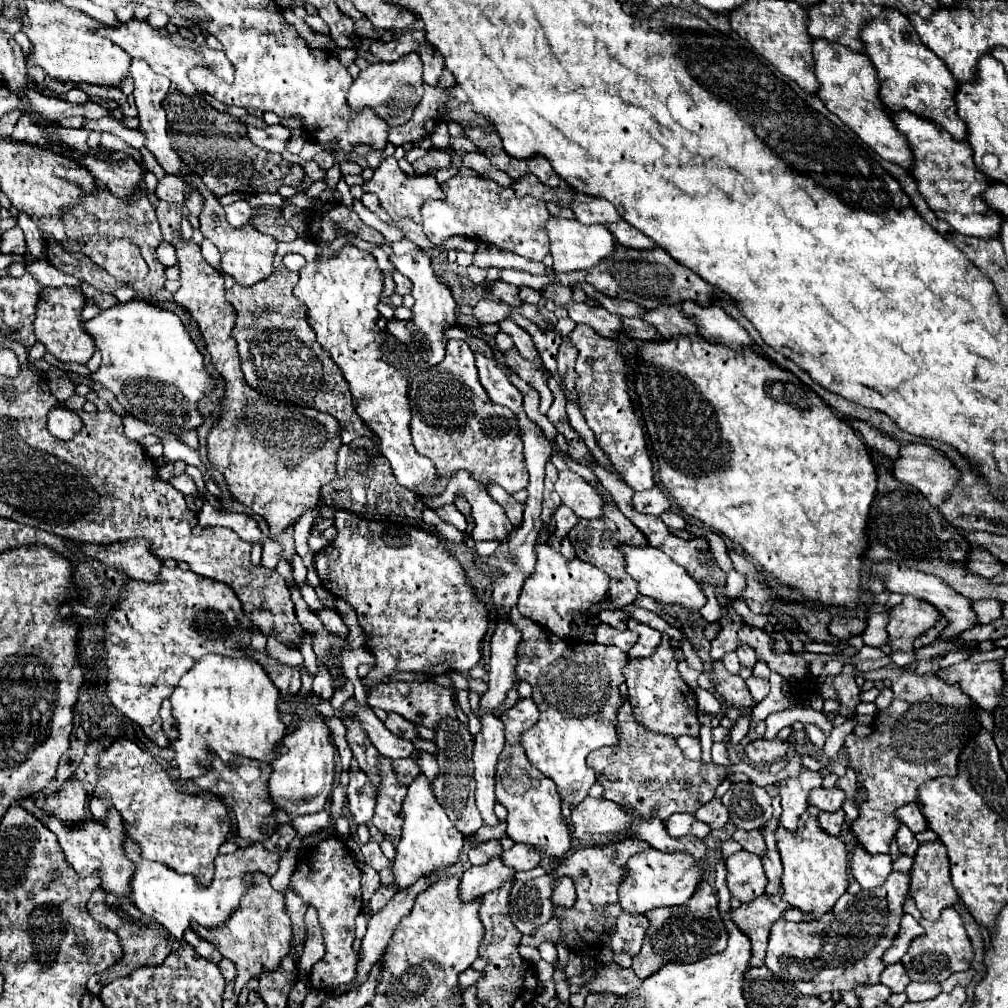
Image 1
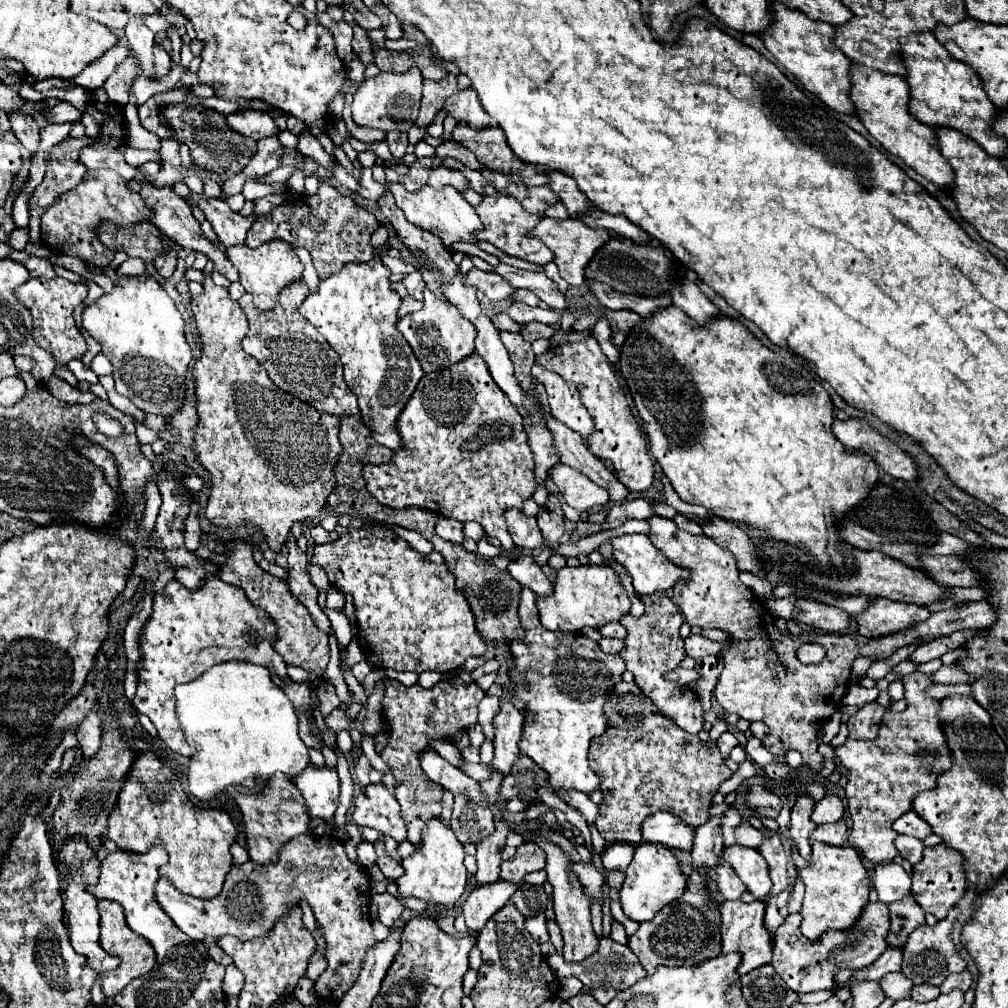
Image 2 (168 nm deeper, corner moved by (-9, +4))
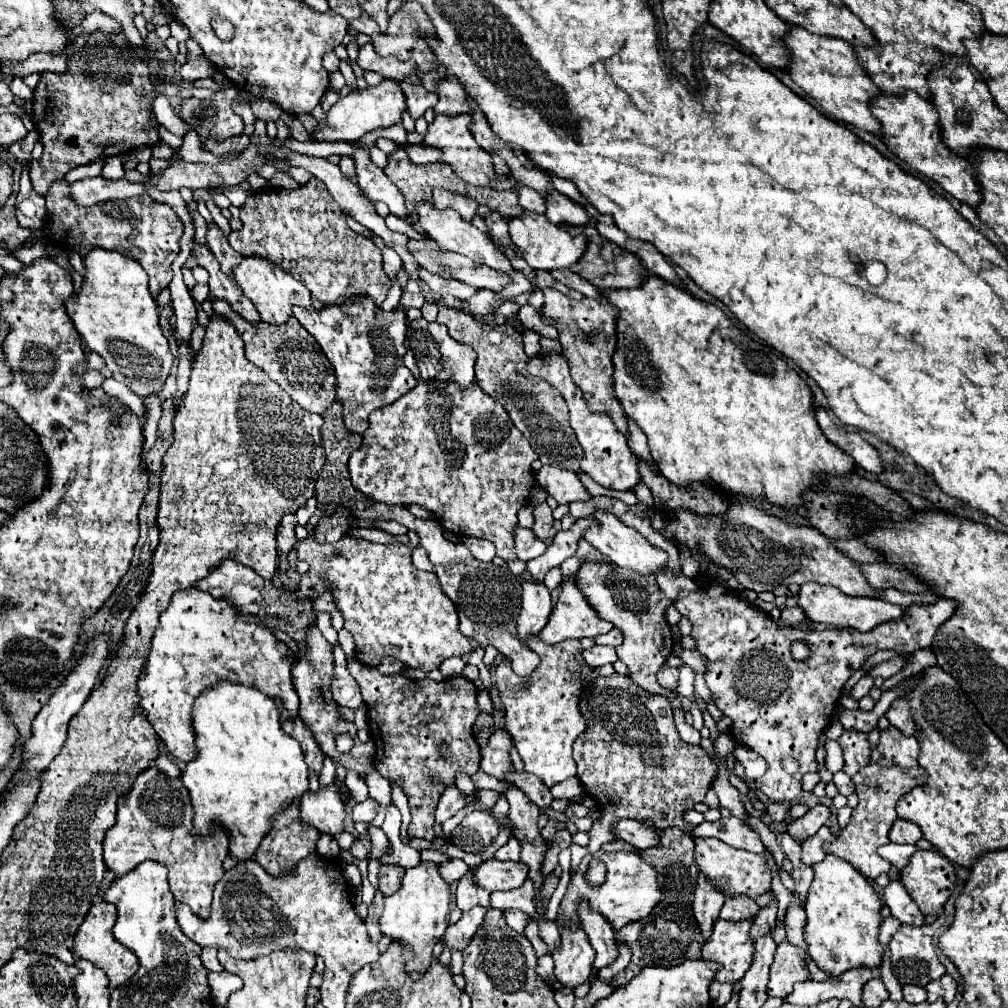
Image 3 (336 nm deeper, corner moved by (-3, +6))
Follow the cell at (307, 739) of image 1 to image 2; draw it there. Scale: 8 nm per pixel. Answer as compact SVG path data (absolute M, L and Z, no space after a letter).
M307 764L293 784L305 798L307 814L311 818L321 818L325 822L333 820L339 798L339 776L335 768Z

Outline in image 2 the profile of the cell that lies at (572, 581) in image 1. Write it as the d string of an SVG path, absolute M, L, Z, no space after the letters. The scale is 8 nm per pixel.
M605 564L587 566L587 568L561 568L555 572L553 590L547 600L537 600L537 610L541 624L547 630L561 630L561 632L579 632L583 626L601 628L611 620L619 620L621 616L629 614L631 600L621 584L619 576Z

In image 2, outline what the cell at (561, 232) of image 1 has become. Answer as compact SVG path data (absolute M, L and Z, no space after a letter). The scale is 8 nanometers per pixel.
M543 216L541 222L529 232L529 236L539 238L543 244L547 244L553 254L555 254L555 264L559 266L559 274L563 280L567 280L571 286L581 286L585 282L585 268L591 262L591 256L607 242L609 232L605 228L589 228L583 224L579 218L567 218L567 220L557 220L557 218L547 218Z

